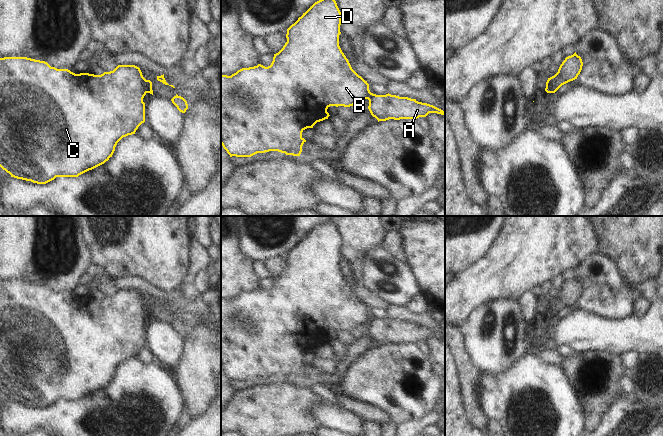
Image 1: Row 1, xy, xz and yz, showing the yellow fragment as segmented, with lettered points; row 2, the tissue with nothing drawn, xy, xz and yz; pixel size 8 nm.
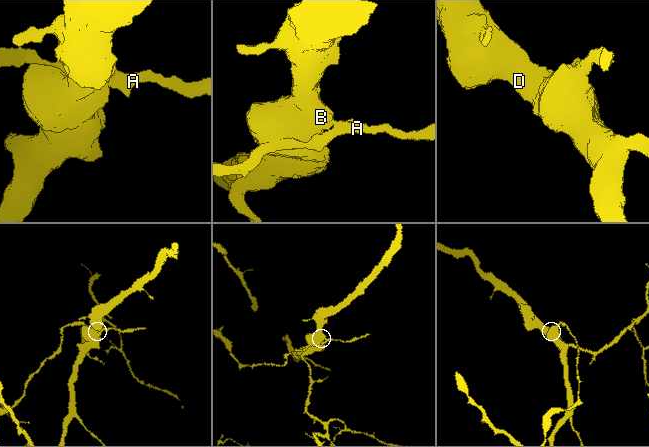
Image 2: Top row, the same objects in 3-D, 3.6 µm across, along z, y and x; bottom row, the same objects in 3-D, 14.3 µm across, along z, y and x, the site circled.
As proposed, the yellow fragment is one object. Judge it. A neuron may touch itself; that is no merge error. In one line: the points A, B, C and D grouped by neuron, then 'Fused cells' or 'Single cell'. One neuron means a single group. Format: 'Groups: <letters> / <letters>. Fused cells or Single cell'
Groups: A / B C D. Fused cells

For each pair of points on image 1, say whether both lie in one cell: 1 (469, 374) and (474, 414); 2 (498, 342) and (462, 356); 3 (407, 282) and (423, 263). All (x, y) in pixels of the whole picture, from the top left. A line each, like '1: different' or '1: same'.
1: same
2: different
3: different

